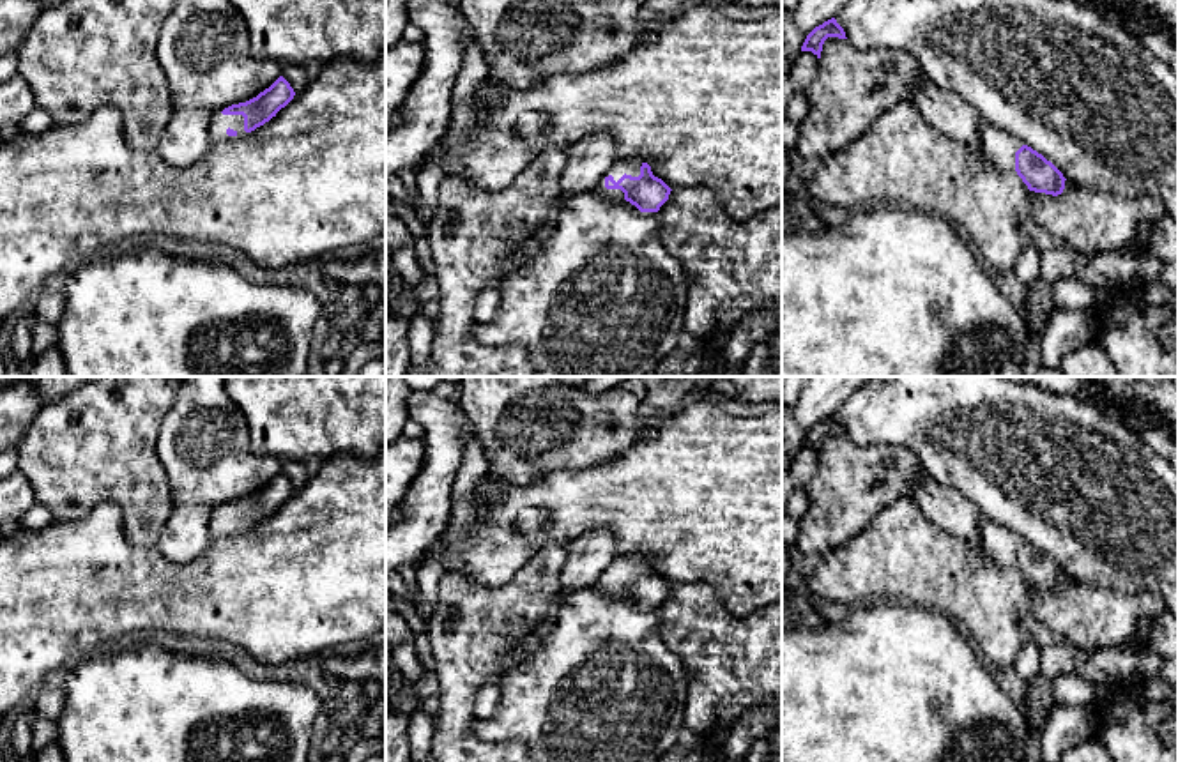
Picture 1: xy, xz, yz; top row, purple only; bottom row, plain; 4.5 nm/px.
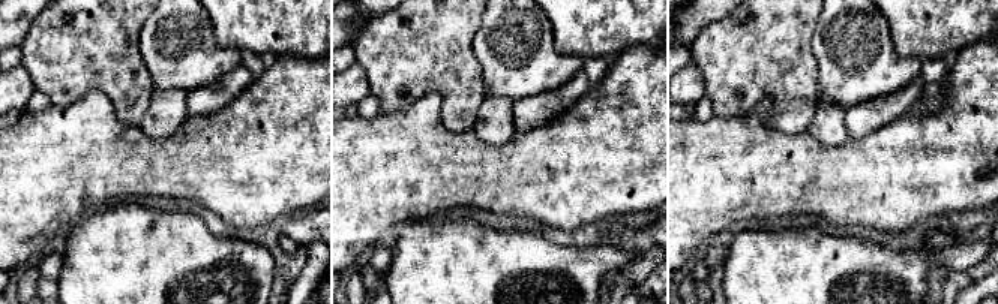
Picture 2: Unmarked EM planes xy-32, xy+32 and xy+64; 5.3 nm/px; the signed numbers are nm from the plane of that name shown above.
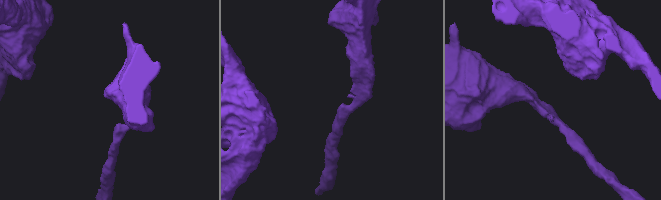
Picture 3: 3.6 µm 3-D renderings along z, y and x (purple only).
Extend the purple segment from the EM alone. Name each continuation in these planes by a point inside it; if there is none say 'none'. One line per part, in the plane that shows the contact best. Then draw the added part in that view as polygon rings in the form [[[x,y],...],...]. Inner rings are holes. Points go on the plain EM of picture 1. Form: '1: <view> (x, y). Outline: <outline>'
1: xz (630, 563). Outline: [[[616,555],[614,560],[605,569],[605,573],[598,578],[596,582],[598,589],[607,596],[623,596],[624,589],[621,585],[607,585],[605,575],[612,571],[614,576],[617,578],[624,569],[631,573],[639,573],[640,562],[642,562],[642,557],[639,555]]]

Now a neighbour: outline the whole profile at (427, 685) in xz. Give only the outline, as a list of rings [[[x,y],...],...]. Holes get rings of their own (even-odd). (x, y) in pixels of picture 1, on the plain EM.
[[[425,672],[416,682],[419,700],[435,697],[440,693],[440,684],[435,672]]]

